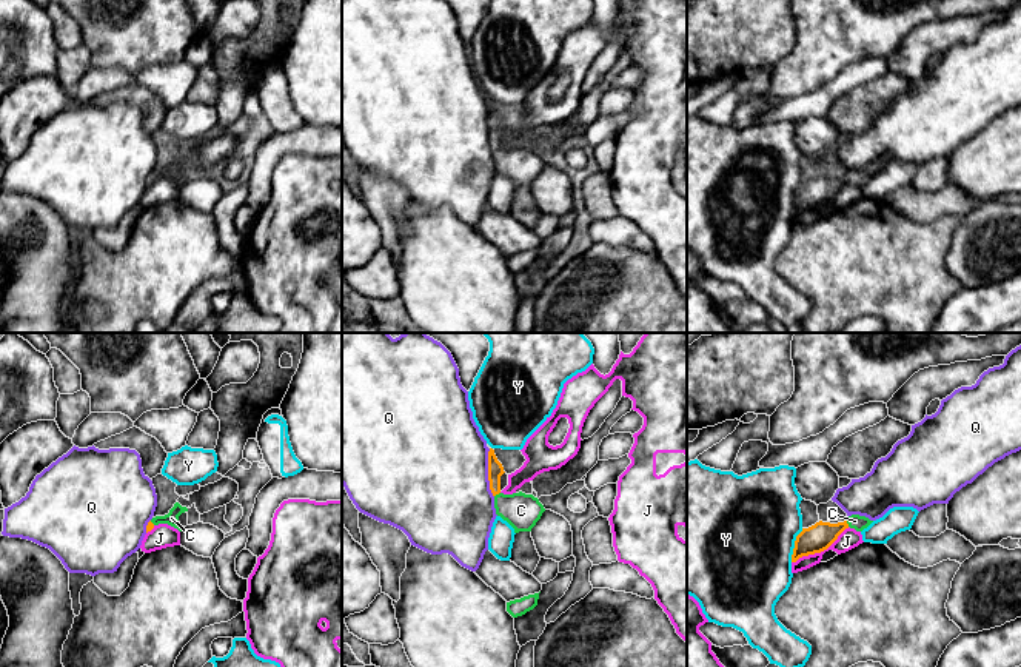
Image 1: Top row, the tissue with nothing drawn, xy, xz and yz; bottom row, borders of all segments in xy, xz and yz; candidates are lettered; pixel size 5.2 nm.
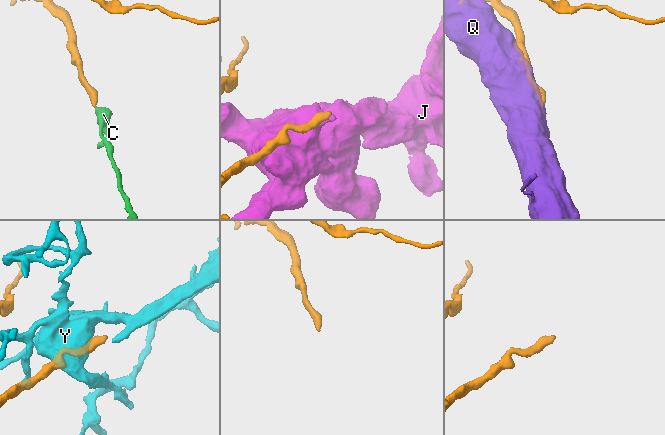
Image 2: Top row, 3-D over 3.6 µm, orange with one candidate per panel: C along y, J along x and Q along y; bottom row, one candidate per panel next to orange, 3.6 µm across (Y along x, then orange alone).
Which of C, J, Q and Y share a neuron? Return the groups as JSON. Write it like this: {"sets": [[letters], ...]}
{"sets": [["C"], ["J"], ["Q"], ["Y"]]}

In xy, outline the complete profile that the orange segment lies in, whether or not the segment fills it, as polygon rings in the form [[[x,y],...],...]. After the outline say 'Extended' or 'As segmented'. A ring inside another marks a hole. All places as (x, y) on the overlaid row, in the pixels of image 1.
[[[176,502],[174,507],[169,510],[168,514],[165,514],[165,516],[156,516],[156,518],[152,518],[148,522],[146,533],[151,531],[159,524],[168,524],[168,525],[177,528],[179,531],[182,531],[183,527],[179,522],[179,516],[182,513],[185,513],[185,511],[188,511],[188,508],[186,507],[182,507],[179,502]]]. Extended

